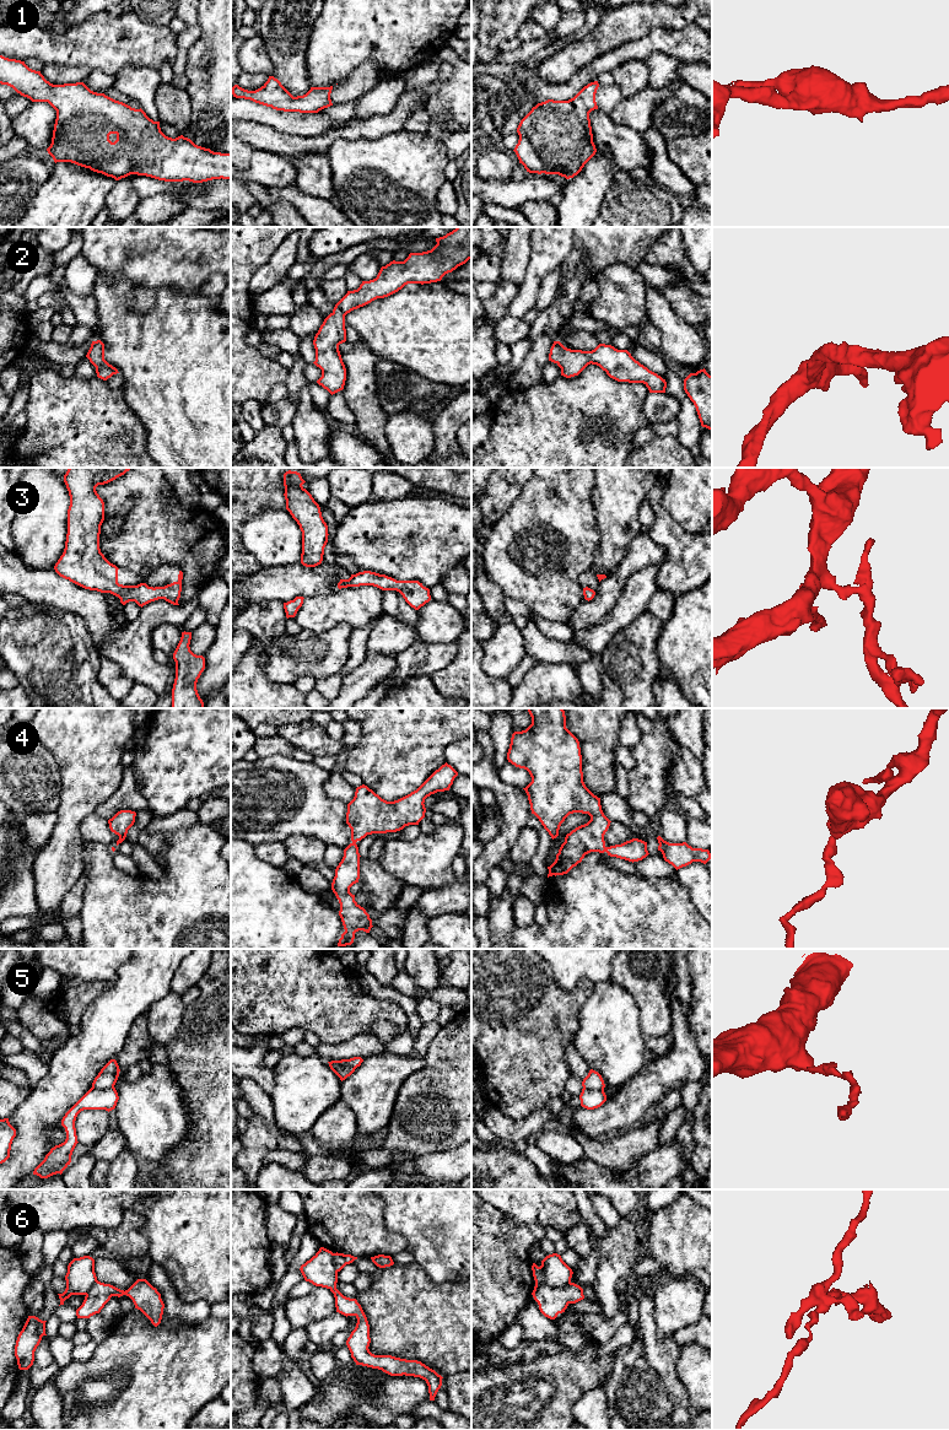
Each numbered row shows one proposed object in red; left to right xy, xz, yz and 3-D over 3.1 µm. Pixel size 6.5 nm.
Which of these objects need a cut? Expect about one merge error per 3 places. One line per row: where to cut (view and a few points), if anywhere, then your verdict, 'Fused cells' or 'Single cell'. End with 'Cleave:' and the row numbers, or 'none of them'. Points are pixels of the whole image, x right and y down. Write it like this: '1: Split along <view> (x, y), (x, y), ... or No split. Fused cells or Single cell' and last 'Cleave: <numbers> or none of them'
1: No split. Single cell
2: No split. Single cell
3: No split. Single cell
4: No split. Single cell
5: Split along xy (113, 1085), (109, 1088), (92, 1088). Fused cells
6: Split along yz (571, 1283), (564, 1286), (535, 1284). Fused cells
Cleave: 5, 6

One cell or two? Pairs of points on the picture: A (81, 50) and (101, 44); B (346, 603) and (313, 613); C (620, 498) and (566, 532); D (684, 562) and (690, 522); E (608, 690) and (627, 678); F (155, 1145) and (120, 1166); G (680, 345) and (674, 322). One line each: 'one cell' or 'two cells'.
A: one cell
B: one cell
C: two cells
D: two cells
E: two cells
F: two cells
G: one cell

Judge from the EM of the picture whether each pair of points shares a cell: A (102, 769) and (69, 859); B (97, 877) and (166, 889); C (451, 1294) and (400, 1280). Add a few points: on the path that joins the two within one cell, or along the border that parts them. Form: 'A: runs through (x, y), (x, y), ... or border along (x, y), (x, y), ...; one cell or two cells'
A: runs through (82, 791), (69, 818), (69, 837); one cell
B: runs through (114, 894), (149, 895); one cell
C: runs through (438, 1294), (413, 1293); one cell

